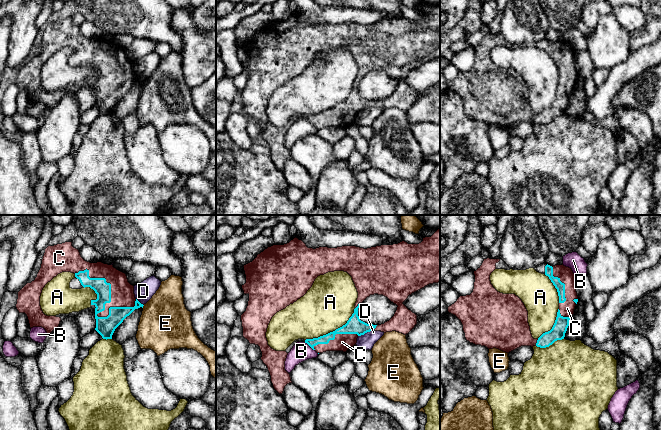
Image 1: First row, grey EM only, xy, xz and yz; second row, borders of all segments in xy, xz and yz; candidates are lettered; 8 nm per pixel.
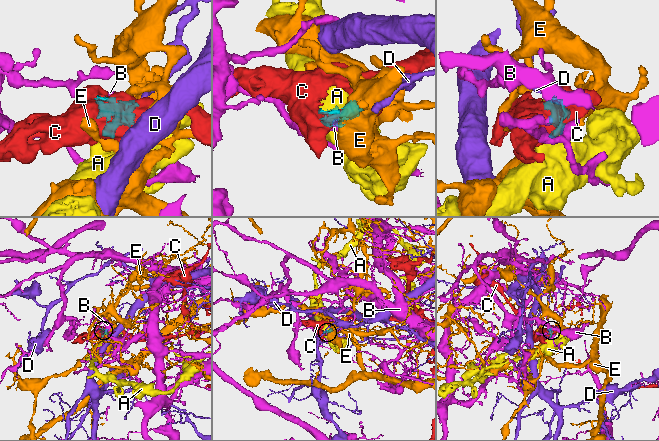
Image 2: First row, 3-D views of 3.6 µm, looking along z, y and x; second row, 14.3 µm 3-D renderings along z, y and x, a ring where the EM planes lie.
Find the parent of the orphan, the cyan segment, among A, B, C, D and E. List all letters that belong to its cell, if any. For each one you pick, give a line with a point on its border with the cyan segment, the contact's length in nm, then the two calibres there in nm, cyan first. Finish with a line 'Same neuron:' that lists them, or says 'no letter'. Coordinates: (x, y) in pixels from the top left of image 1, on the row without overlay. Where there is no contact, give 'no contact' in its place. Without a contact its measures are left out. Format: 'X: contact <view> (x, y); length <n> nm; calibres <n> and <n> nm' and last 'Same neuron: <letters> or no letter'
C: contact xy (108, 78); length 550 nm; calibres 160 and 190 nm
Same neuron: C

